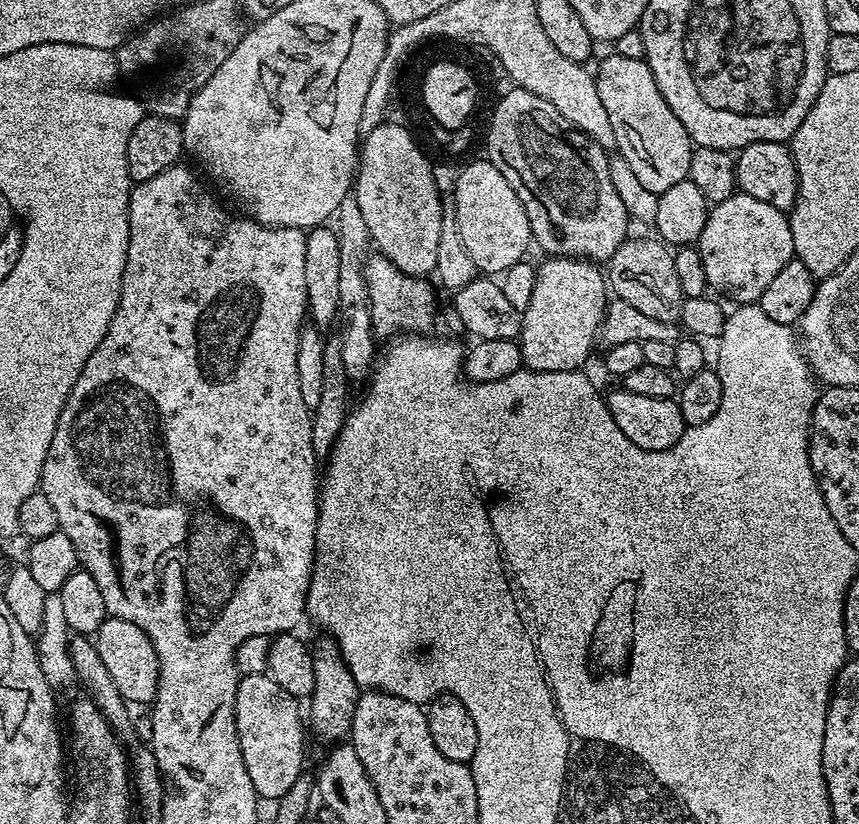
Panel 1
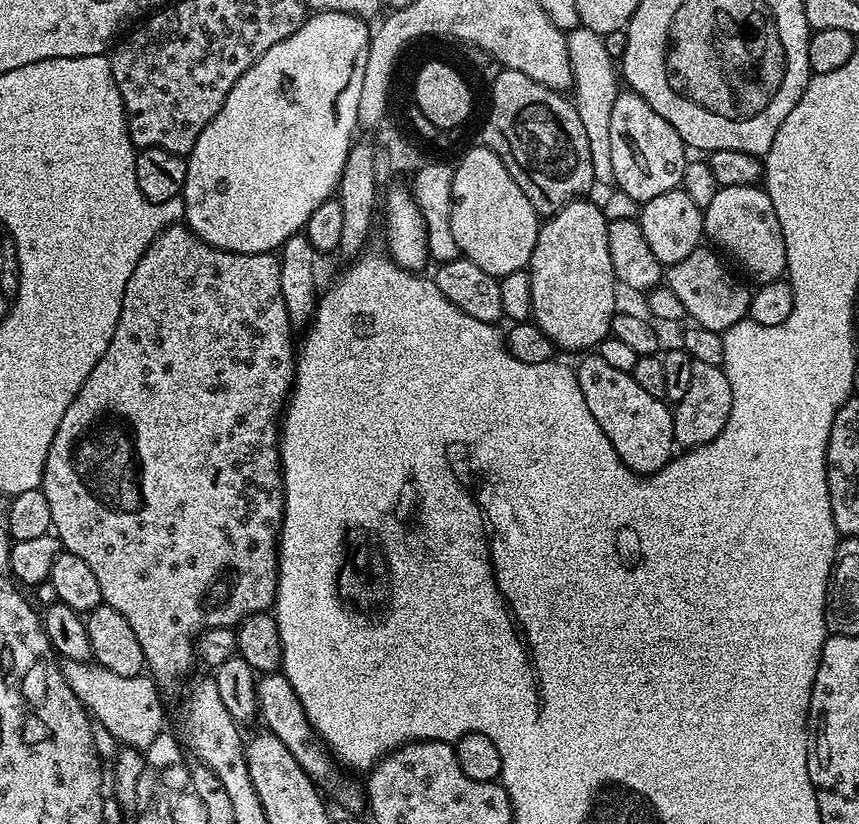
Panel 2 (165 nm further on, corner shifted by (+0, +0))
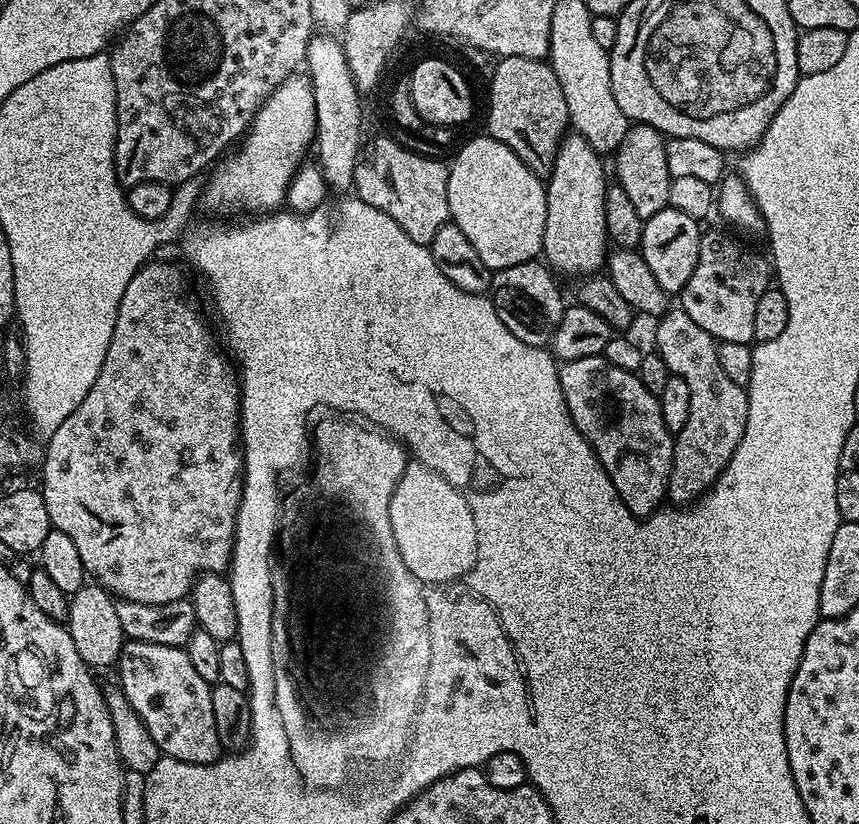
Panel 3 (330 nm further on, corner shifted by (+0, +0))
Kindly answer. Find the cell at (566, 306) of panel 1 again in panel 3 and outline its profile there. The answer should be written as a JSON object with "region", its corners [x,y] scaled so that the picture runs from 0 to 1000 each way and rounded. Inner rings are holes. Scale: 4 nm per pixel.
{"region":[[[669,163],[658,164],[650,177],[650,187],[645,192],[643,209],[636,215],[636,279],[633,280],[632,314],[644,331],[658,330],[661,335],[679,337],[697,331],[704,324],[705,312],[710,306],[708,275],[703,263],[705,231],[710,222],[703,215],[703,199],[700,186],[694,184],[682,167]]]}

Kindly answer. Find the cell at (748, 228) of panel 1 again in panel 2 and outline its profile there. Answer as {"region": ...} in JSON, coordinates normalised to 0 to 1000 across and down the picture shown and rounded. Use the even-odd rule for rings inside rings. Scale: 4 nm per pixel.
{"region":[[[850,226],[839,228],[827,250],[818,254],[820,285],[839,307],[849,306],[868,329],[875,335],[881,335],[881,341],[906,340],[914,334],[917,324],[915,294],[910,284],[910,274],[906,274],[906,260],[901,255],[901,245],[896,245],[893,232],[885,226]]]}

